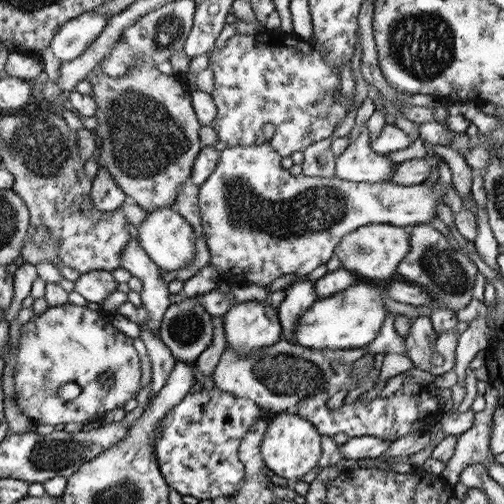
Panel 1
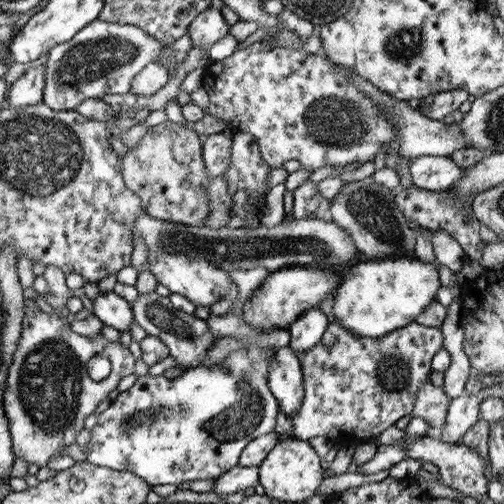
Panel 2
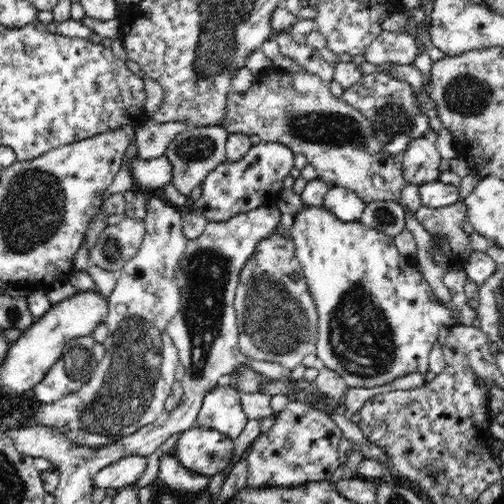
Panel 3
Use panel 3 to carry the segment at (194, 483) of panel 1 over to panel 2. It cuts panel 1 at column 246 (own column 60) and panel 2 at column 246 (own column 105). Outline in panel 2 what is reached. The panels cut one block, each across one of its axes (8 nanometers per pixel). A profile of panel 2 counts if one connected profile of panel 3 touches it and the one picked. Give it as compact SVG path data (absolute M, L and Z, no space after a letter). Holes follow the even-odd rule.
M243 342L243 346L249 348L249 354L229 354L225 358L225 364L229 366L227 372L219 368L195 368L185 370L185 374L177 376L175 380L147 374L139 376L129 390L113 394L109 408L95 418L97 422L89 432L89 446L79 448L85 456L83 462L107 470L135 474L151 488L159 484L181 486L195 480L215 482L221 474L239 466L239 456L253 438L275 432L275 414L279 410L277 398L267 386L267 366L275 350L263 352L247 342Z

